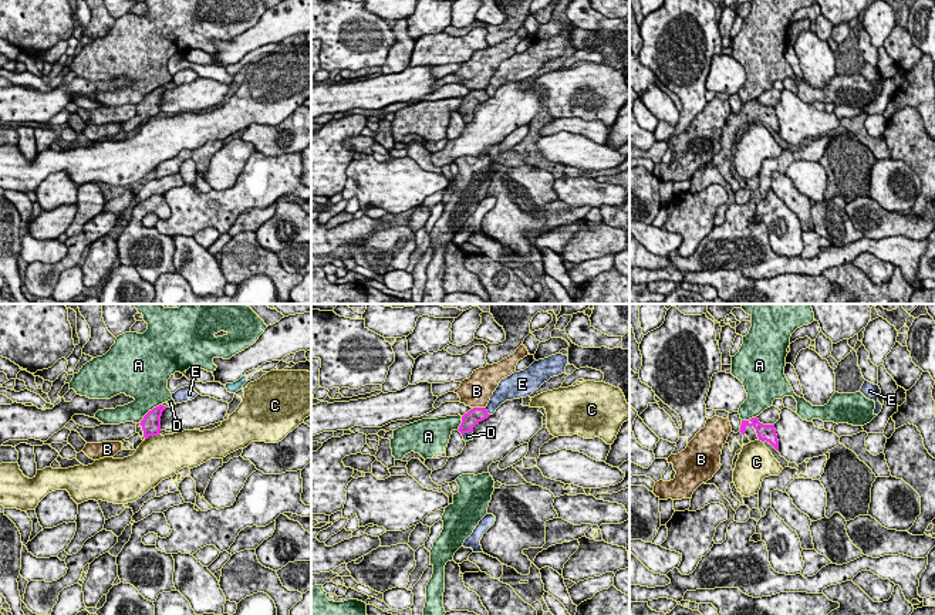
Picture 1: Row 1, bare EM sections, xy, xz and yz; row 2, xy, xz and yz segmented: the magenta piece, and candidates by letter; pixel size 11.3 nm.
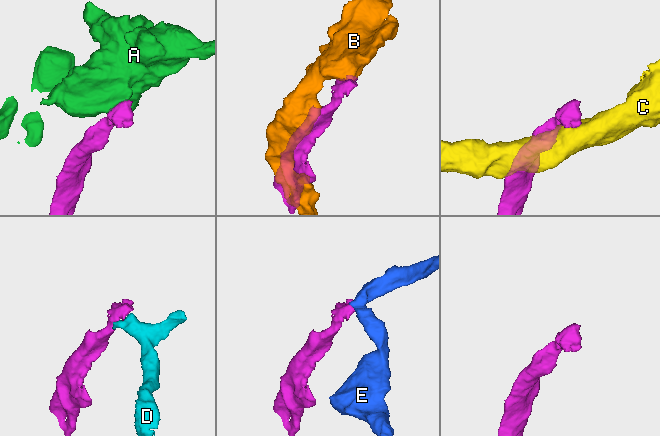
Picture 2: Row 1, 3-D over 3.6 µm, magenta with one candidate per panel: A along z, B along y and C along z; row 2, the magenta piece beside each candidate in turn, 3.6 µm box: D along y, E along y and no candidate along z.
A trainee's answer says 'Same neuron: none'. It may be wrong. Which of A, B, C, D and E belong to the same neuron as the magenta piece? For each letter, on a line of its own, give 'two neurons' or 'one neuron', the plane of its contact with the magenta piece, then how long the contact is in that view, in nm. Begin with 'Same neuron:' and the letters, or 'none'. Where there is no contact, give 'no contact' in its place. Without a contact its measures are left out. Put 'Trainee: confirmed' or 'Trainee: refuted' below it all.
Same neuron: D
A: two neurons; meets magenta in xy; contact 360 nm long
B: two neurons; meets magenta in xz; contact 140 nm long
C: two neurons; meets magenta in xy; contact 170 nm long
D: one neuron; meets magenta in xz; contact 140 nm long
E: two neurons; meets magenta in xz; contact 110 nm long
Trainee: refuted

